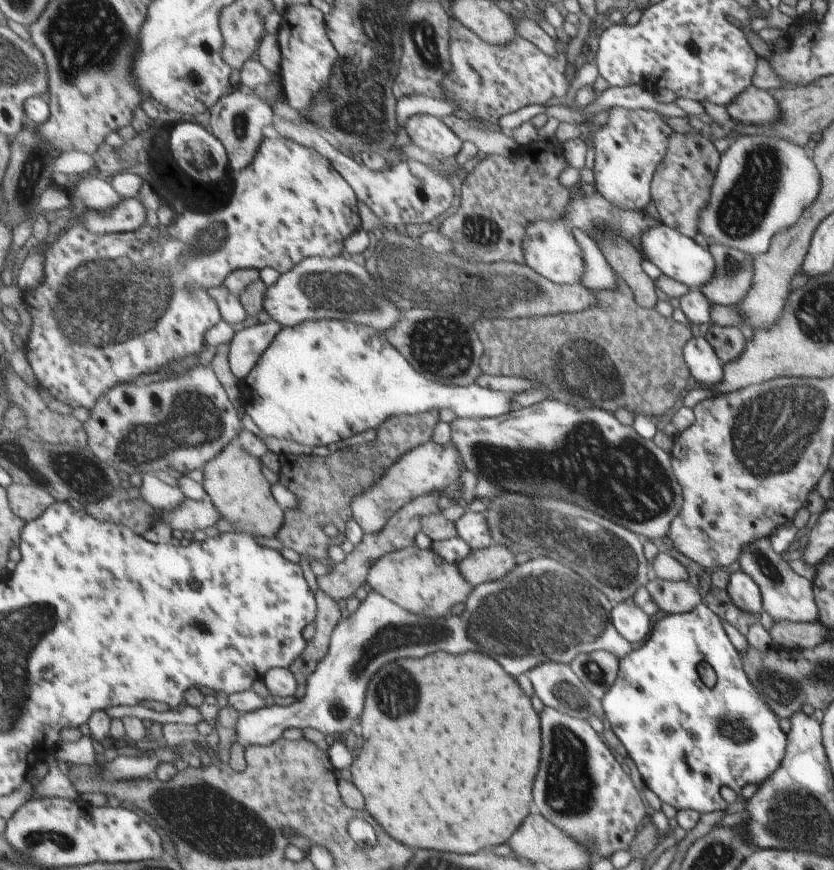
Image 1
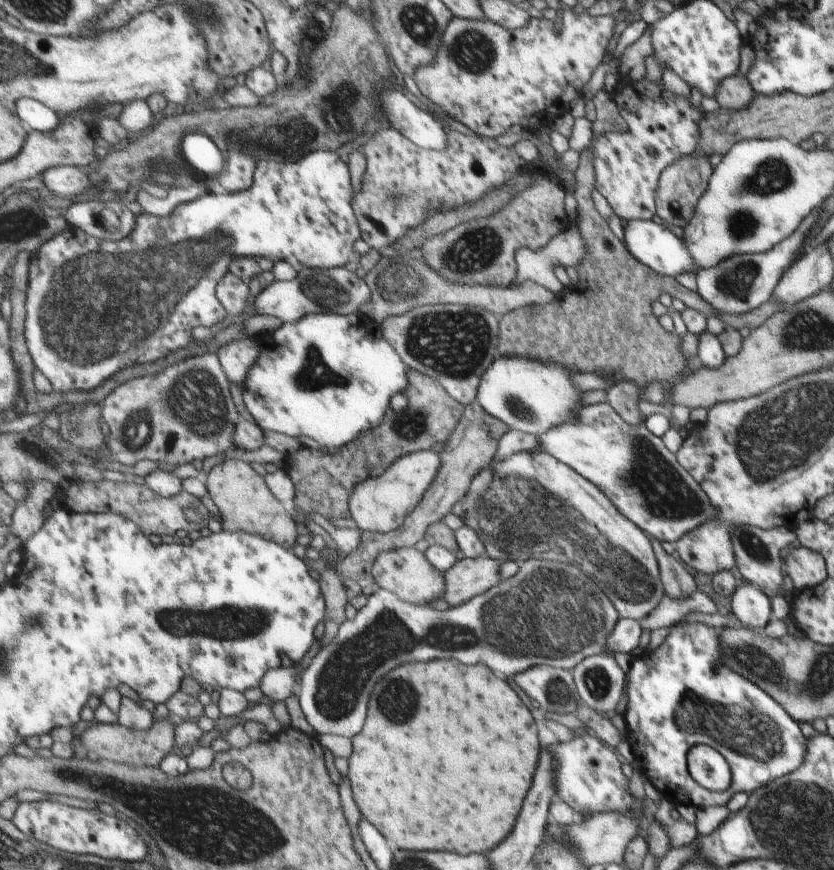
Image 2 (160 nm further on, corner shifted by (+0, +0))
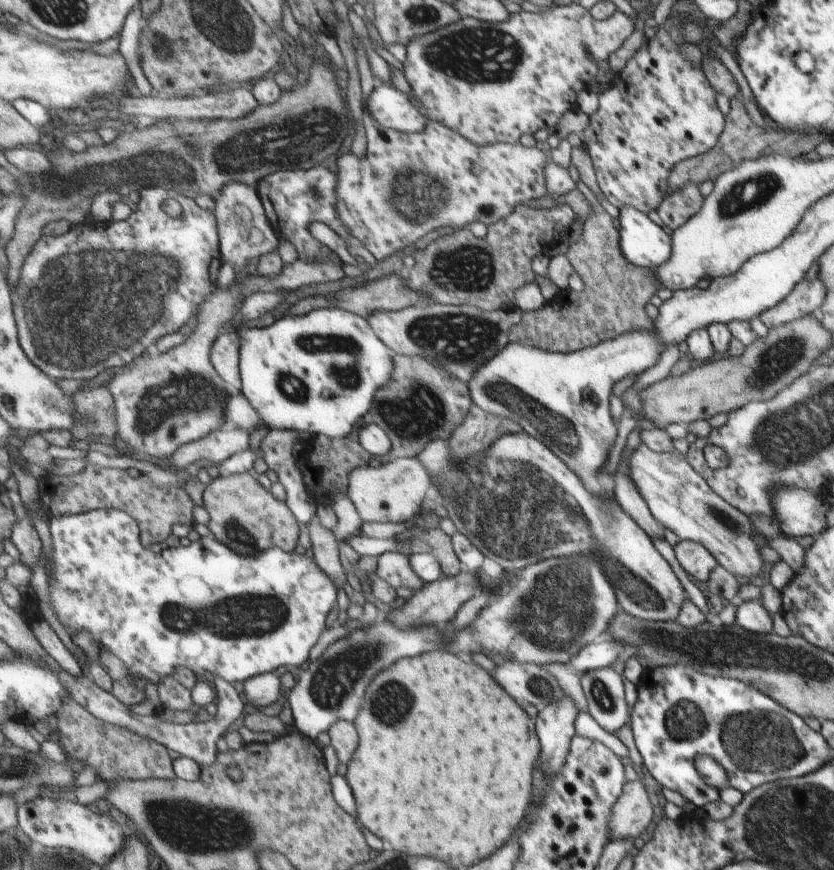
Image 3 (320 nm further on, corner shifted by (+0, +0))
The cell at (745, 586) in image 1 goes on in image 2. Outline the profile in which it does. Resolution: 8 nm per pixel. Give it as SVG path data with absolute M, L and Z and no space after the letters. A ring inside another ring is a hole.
M740 586L730 600L736 618L750 629L763 630L772 618L771 600L758 586Z

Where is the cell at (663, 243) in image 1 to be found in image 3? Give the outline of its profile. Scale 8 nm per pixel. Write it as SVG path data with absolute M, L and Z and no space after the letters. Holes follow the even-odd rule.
M631 206L622 207L618 228L621 251L634 266L652 271L670 260L670 236L646 213Z

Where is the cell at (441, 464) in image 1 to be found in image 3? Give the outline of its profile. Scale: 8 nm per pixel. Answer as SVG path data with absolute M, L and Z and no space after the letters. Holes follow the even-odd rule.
M402 457L385 464L358 467L351 476L349 495L365 522L407 523L423 510L424 501L433 494L432 476L416 458Z

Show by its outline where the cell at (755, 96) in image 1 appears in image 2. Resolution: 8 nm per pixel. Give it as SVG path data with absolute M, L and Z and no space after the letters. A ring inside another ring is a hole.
M740 74L724 79L715 92L714 100L717 100L722 108L740 110L747 107L754 96L755 91L750 81Z

